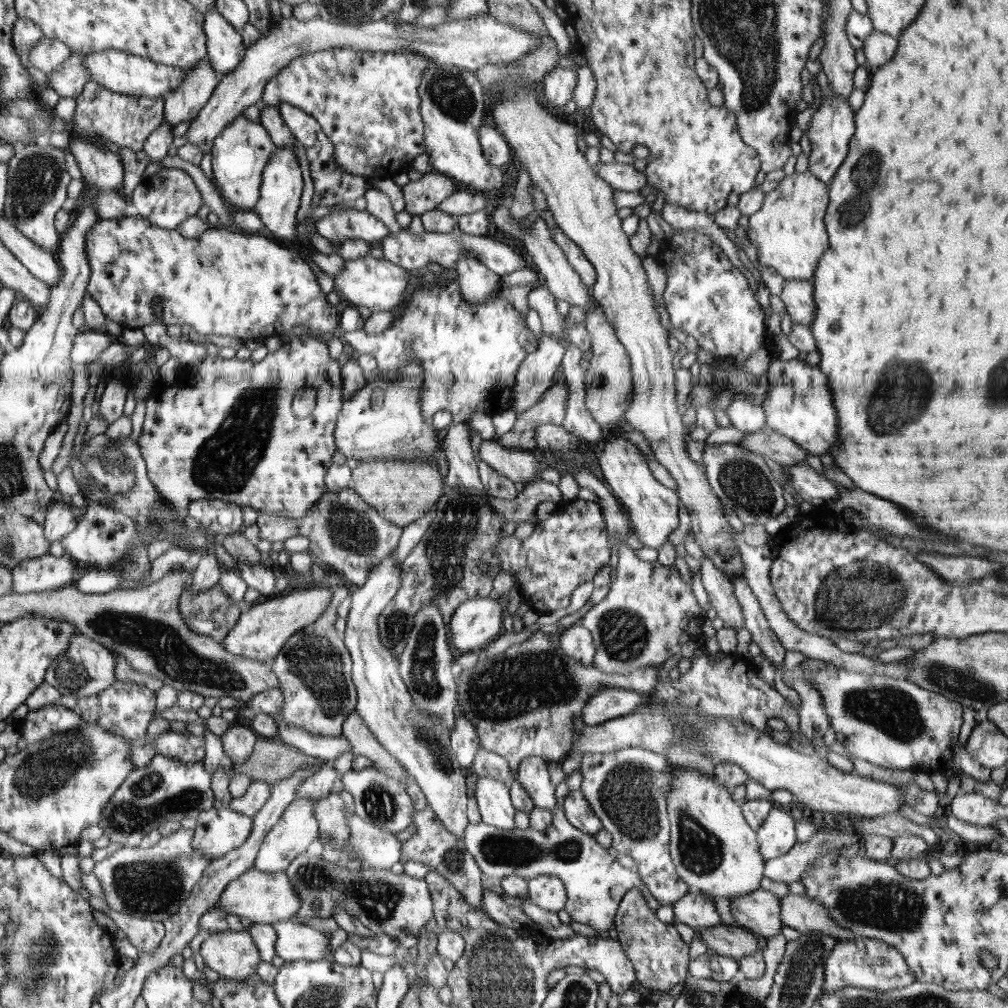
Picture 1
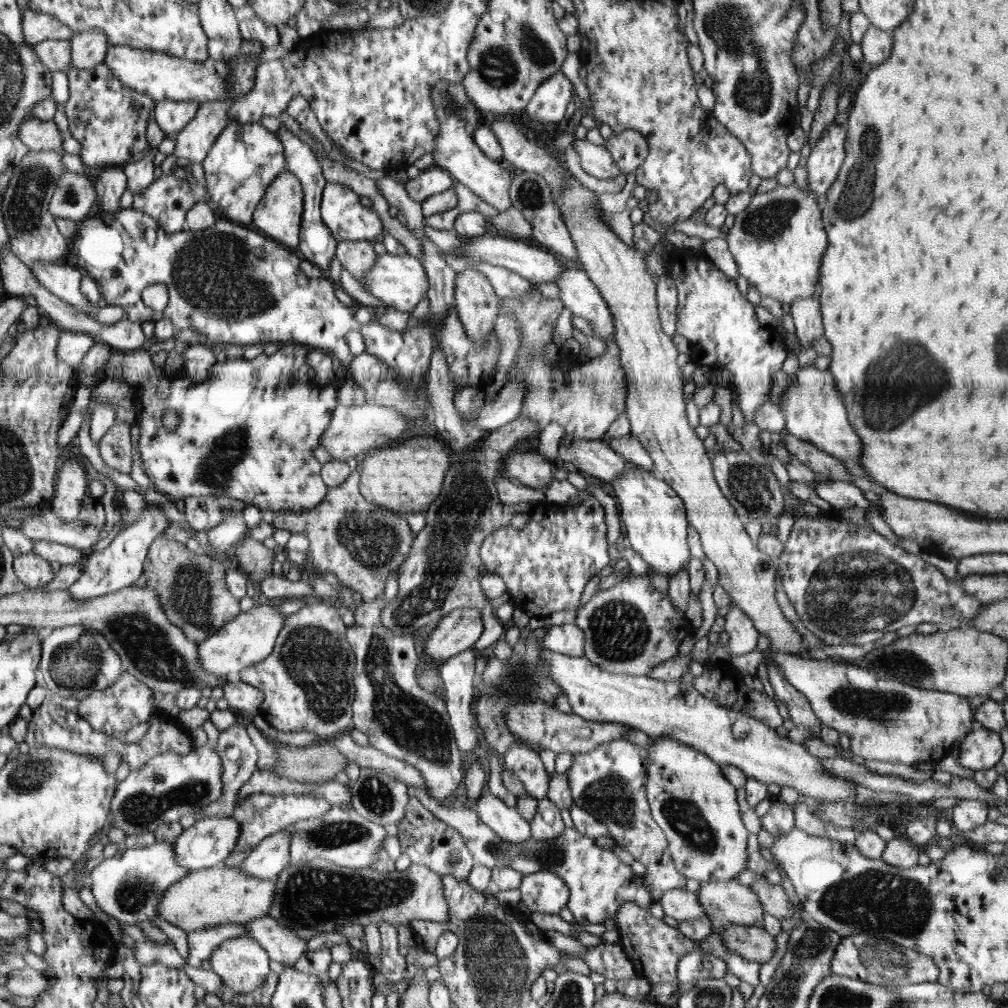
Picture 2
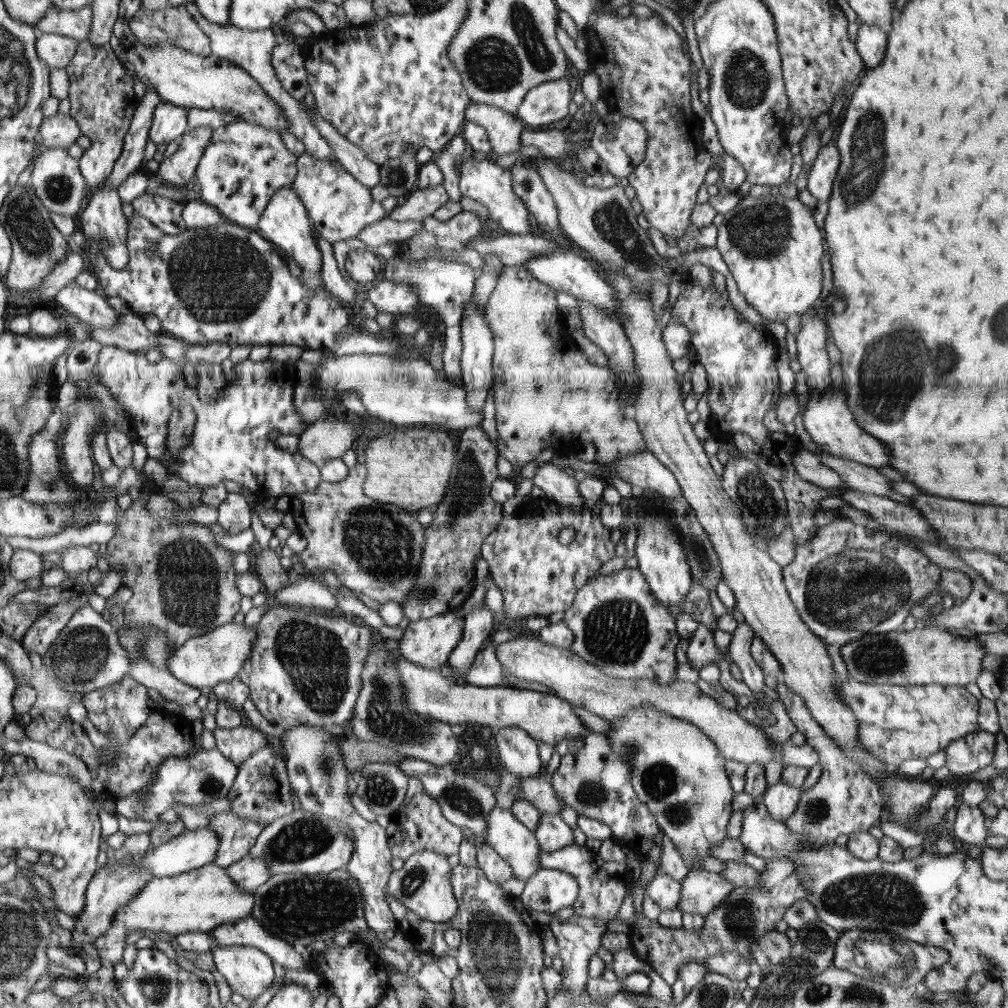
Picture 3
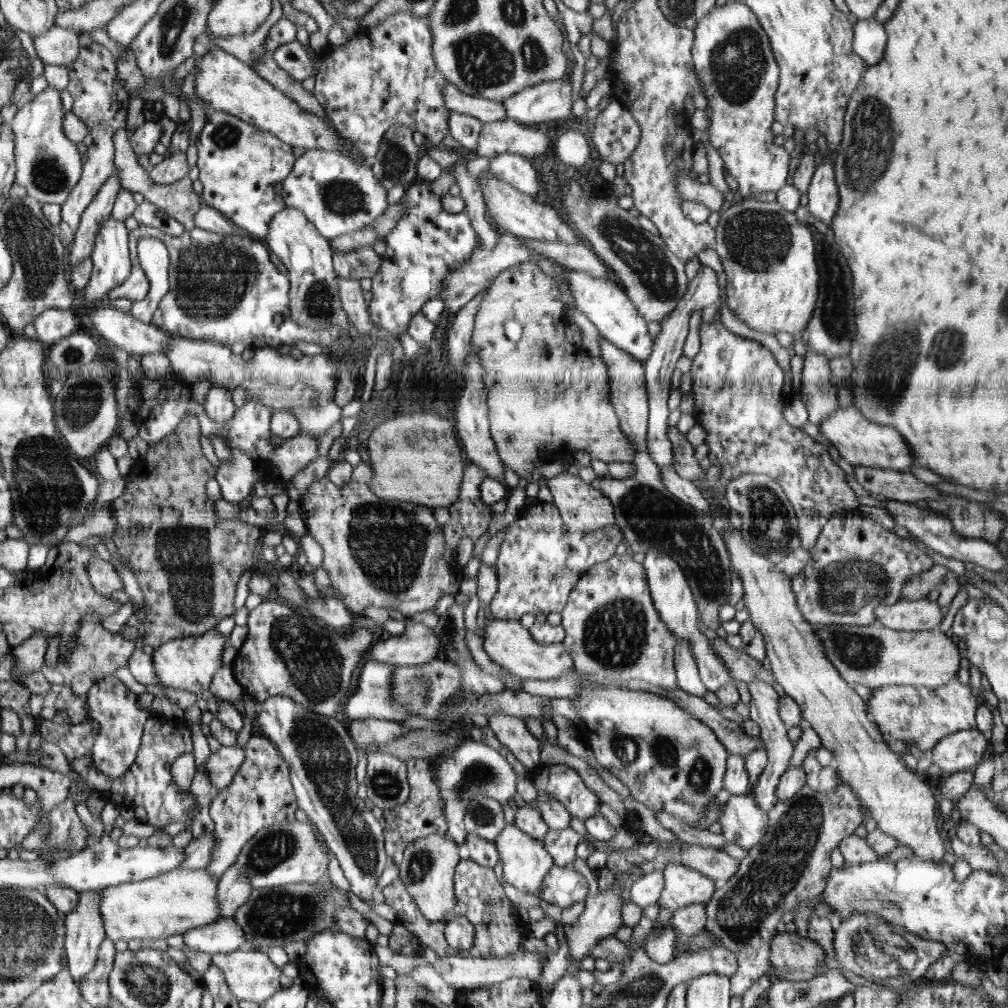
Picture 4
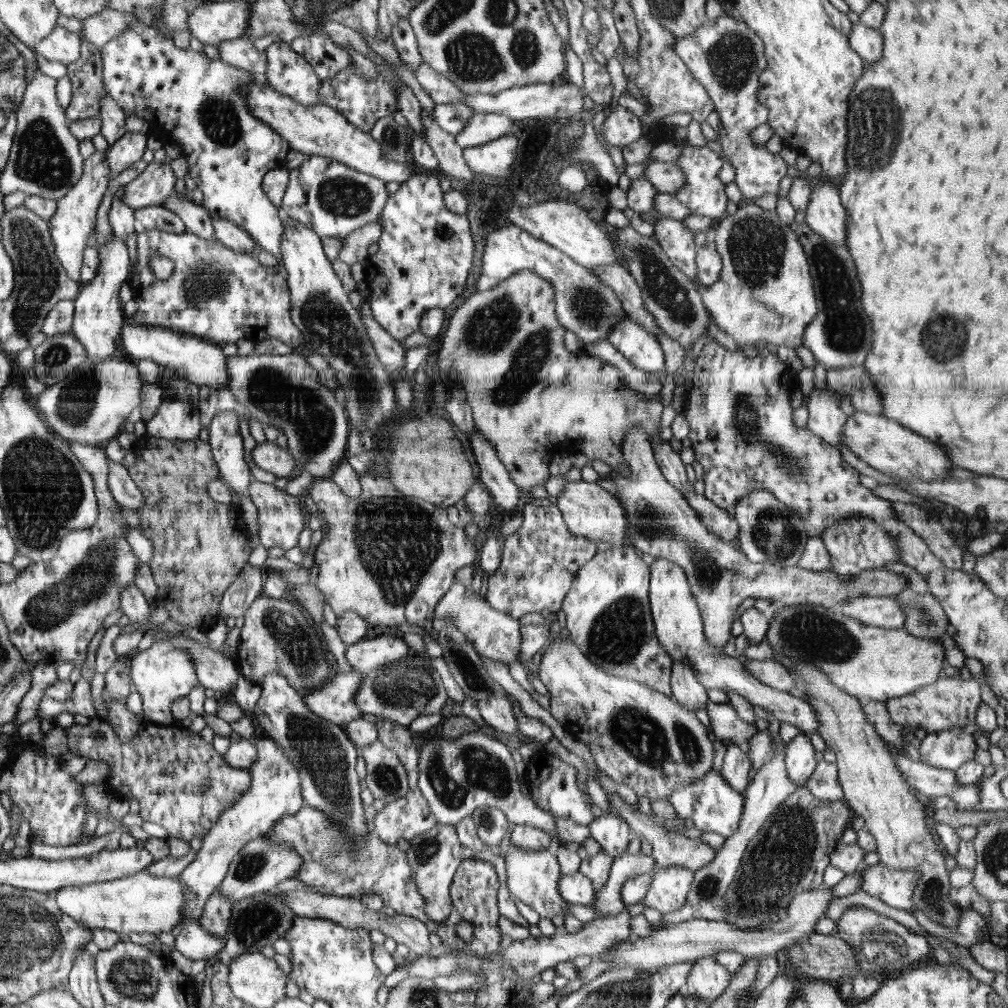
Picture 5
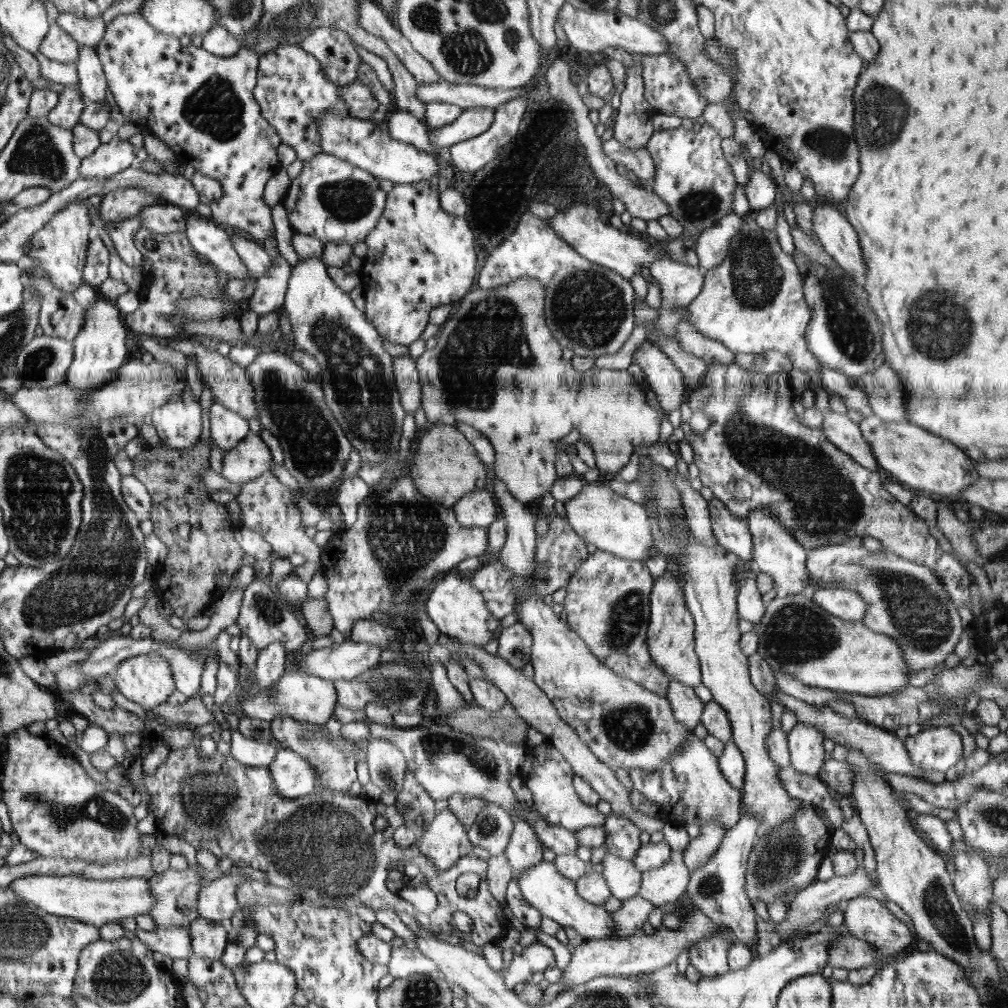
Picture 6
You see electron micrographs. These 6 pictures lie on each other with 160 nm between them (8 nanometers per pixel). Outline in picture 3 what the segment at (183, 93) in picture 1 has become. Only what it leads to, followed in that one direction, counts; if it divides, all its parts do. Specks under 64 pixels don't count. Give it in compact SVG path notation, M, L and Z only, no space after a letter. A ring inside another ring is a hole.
M160 102L152 116L149 138L155 145L168 145L177 140L189 129L189 111L184 107Z

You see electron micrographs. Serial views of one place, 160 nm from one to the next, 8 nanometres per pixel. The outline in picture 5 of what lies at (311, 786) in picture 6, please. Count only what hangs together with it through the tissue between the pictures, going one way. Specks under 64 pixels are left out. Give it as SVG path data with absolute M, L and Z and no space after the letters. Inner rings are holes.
M255 739L259 758L249 768L253 776L250 788L220 816L217 824L210 829L202 841L201 850L192 862L177 875L187 886L183 890L185 907L183 922L198 922L203 915L204 904L222 884L233 858L248 844L249 840L274 832L278 821L286 815L296 815L304 804L300 769L287 757L284 750L272 739Z

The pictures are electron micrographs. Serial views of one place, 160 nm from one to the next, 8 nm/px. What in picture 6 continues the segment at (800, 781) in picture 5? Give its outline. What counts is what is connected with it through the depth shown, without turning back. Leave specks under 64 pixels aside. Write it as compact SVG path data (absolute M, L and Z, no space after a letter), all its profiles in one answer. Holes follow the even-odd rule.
M795 725L787 734L791 766L808 776L817 776L826 758L824 739L824 733L814 725Z

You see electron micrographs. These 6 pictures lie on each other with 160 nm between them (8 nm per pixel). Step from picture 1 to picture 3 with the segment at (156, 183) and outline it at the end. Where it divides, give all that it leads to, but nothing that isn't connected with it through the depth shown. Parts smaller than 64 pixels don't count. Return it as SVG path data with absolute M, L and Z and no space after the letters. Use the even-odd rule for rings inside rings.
M142 194L131 203L134 214L152 221L167 235L177 235L188 230L183 219L180 202L168 200L158 195Z

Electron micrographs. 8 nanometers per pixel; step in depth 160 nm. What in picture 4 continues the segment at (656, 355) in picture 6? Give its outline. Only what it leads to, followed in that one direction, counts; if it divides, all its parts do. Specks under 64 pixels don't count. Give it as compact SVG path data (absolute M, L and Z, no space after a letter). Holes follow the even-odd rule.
M563 266L561 278L568 283L575 298L575 308L586 315L596 326L598 333L608 343L625 350L636 360L645 362L651 355L653 345L648 333L647 322L636 310L623 287L614 279L596 278L591 274Z

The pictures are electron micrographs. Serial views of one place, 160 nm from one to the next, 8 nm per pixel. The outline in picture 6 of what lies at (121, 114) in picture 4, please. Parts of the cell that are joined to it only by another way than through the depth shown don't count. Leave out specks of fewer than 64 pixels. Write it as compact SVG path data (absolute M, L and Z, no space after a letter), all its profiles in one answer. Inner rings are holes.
M80 84L63 88L57 106L47 114L48 121L52 125L71 130L80 124L85 106L86 100L80 91ZM75 201L60 209L39 231L32 233L29 258L35 268L43 268L50 284L58 290L72 293L84 282L84 268L89 240L97 231L90 224L91 215L82 201Z

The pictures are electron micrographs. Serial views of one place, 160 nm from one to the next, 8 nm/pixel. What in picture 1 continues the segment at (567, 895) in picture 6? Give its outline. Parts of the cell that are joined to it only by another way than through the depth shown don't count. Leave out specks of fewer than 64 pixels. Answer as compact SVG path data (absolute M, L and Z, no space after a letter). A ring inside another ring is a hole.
M478 776L474 796L482 822L502 831L514 829L515 808L509 785L497 778Z

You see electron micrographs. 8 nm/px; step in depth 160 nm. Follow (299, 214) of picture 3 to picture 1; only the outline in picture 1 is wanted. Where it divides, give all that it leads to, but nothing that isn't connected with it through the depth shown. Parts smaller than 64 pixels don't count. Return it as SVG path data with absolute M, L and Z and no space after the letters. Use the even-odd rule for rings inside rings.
M277 148L271 154L271 160L269 160L269 164L267 164L262 176L260 199L258 199L252 211L260 217L267 233L285 240L295 238L295 235L298 234L296 213L300 208L304 181L302 171L300 171L300 163L298 163L294 150Z

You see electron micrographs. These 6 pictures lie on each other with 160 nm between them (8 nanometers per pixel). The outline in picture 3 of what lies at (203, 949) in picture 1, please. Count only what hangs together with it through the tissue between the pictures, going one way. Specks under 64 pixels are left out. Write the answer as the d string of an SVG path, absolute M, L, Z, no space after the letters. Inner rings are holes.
M225 946L212 950L215 968L224 976L232 992L256 999L274 982L273 959L253 946Z

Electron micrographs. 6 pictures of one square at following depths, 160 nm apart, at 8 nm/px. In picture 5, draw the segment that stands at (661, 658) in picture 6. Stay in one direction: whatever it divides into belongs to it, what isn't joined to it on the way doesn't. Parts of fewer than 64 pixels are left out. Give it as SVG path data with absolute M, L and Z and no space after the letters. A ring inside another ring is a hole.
M665 559L654 560L654 564L650 567L649 600L655 635L663 651L667 652L673 662L687 664L690 670L694 671L698 683L702 684L704 689L734 690L736 694L746 697L753 705L762 706L778 720L796 726L805 734L818 732L819 720L808 701L792 696L788 690L778 691L762 684L744 668L740 659L730 657L724 652L718 654L717 650L707 643L703 631L704 621L702 621L697 601L692 595L682 568Z

